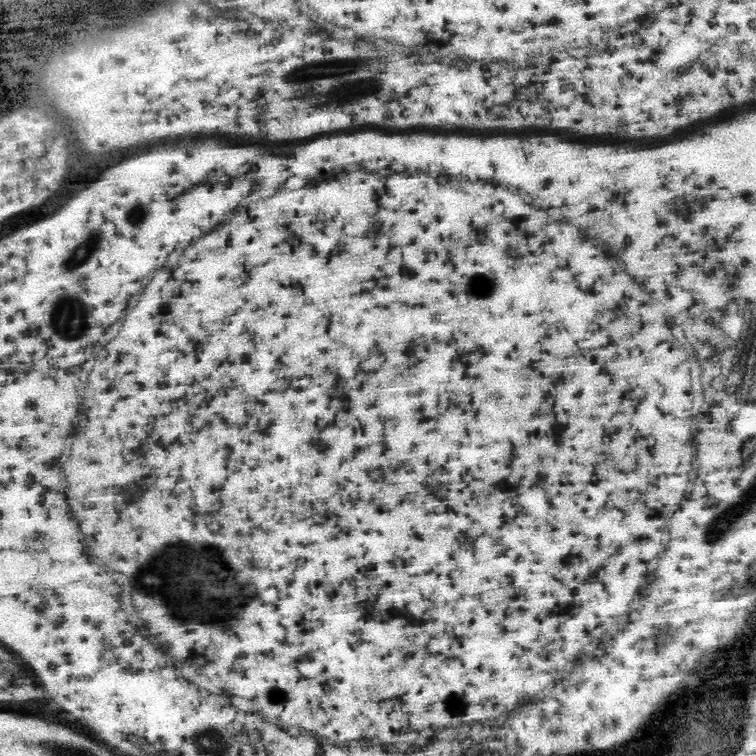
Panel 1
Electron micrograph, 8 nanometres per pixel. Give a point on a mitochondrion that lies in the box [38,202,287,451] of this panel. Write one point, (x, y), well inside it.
(68, 317)

